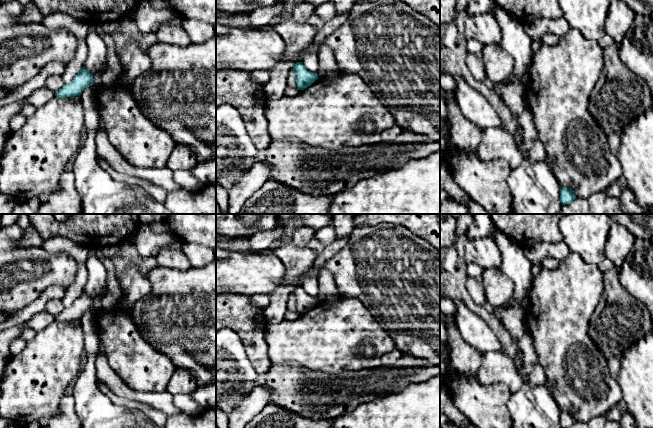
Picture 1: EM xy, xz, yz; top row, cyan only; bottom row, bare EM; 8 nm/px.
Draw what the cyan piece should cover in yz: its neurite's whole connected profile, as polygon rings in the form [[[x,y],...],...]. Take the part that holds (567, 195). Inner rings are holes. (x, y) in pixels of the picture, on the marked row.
[[[561,187],[560,201],[562,205],[570,204],[575,198],[576,198],[576,195],[572,189],[569,189],[567,187]]]

